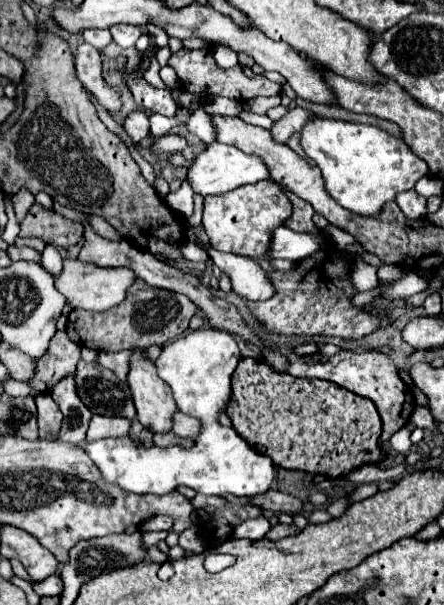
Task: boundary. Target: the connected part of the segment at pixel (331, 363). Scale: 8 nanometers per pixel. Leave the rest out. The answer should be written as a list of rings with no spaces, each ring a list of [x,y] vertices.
[[[278,348],[278,352],[286,354],[290,358],[288,374],[292,374],[296,378],[320,378],[320,380],[336,382],[338,386],[342,386],[358,396],[370,398],[376,404],[378,414],[382,418],[380,442],[388,442],[390,436],[394,432],[398,432],[398,428],[402,428],[410,420],[410,414],[414,410],[414,396],[408,390],[408,386],[404,384],[404,380],[400,378],[394,360],[390,356],[386,356],[384,352],[370,350],[370,352],[358,354],[352,350],[342,350],[336,356],[324,356],[320,352],[312,354],[312,356],[296,356],[288,348]]]

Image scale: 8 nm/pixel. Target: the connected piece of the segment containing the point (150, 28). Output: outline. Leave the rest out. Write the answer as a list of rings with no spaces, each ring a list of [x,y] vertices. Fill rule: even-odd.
[[[148,24],[146,26],[148,34],[153,36],[156,42],[156,46],[159,48],[168,47],[169,36],[166,34],[164,30],[154,26],[154,24]]]

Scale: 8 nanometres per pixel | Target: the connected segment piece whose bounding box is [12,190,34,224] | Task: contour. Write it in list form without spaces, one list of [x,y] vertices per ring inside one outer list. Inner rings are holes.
[[[20,192],[16,196],[12,196],[12,204],[14,204],[14,212],[16,212],[16,218],[18,218],[18,224],[22,222],[22,218],[26,216],[26,212],[30,210],[30,206],[34,204],[34,194],[30,192]]]

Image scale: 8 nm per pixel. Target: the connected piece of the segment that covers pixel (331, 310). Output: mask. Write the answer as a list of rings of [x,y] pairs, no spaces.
[[[282,188],[292,202],[292,216],[284,222],[294,232],[308,232],[320,236],[320,250],[306,256],[306,260],[300,260],[294,264],[292,270],[272,270],[268,272],[270,282],[274,284],[276,292],[270,300],[254,302],[246,300],[252,316],[256,318],[258,326],[264,332],[282,334],[282,336],[338,336],[344,340],[360,340],[364,336],[370,336],[380,328],[380,316],[376,312],[364,310],[360,306],[352,304],[352,298],[358,294],[358,290],[352,284],[350,276],[350,258],[346,252],[338,250],[334,242],[312,222],[314,210],[308,202],[292,194],[288,188]]]

